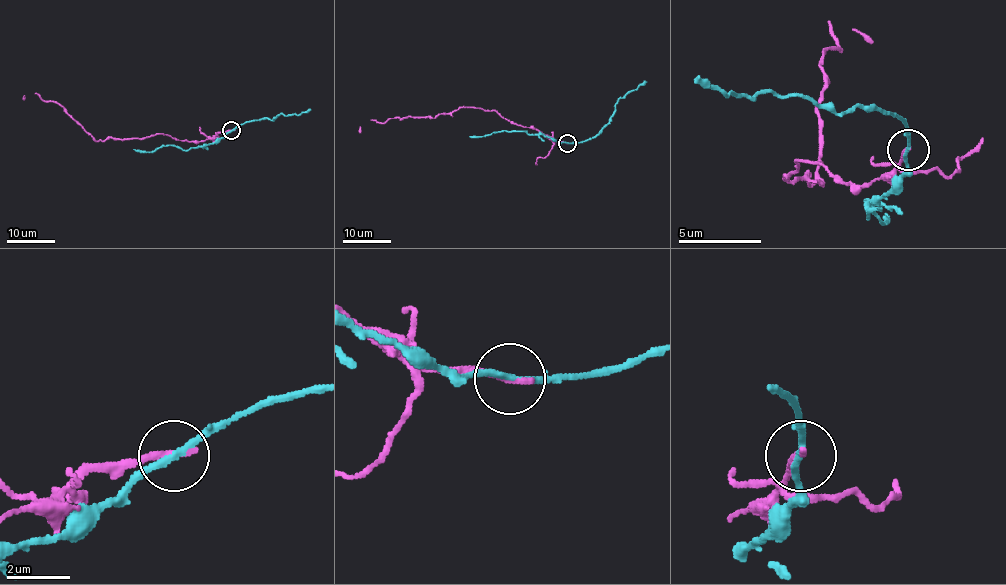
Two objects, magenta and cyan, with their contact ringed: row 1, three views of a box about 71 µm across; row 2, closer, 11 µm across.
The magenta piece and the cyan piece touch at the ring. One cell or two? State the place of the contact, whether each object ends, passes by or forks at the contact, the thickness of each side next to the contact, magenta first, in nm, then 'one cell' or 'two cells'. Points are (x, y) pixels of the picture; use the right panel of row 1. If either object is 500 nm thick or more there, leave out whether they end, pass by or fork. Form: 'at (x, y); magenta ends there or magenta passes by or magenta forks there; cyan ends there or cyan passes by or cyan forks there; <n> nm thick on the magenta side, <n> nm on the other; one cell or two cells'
at (908, 149); magenta ends there; cyan passes by; 240 nm thick on the magenta side, 190 nm on the other; two cells

